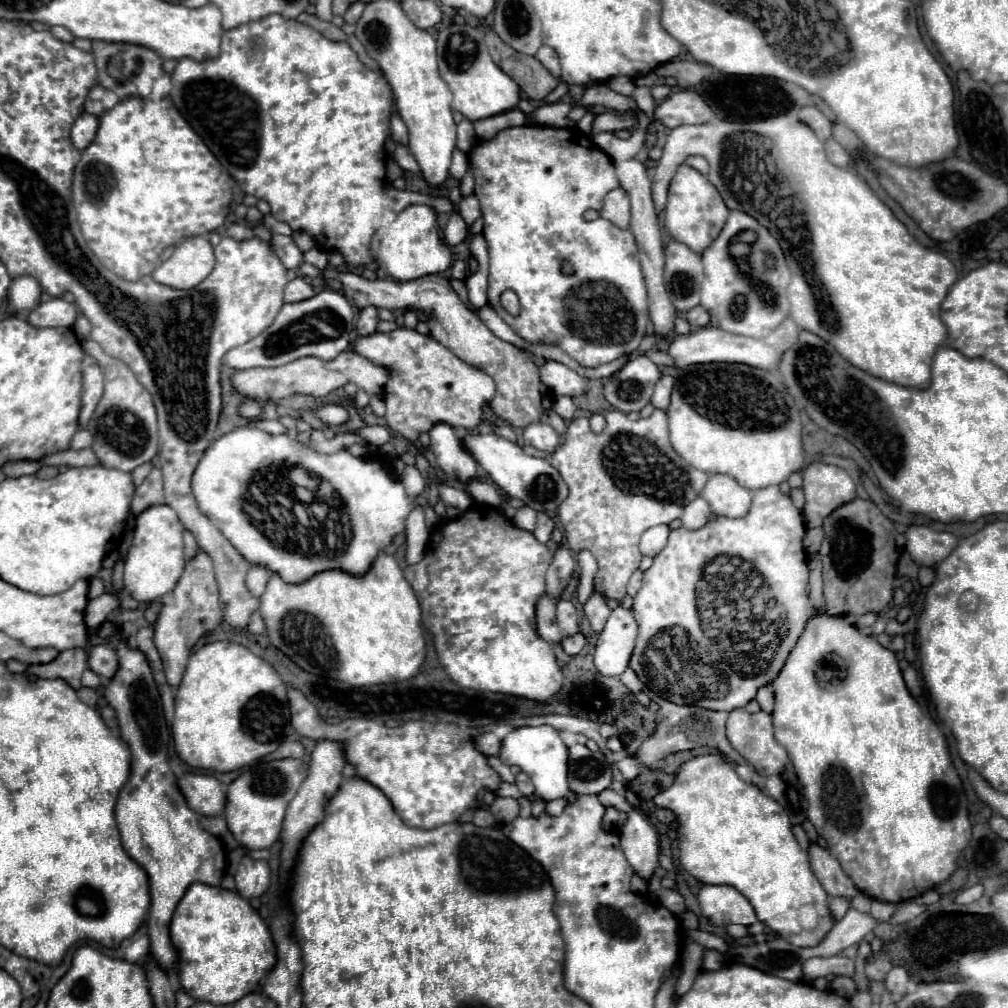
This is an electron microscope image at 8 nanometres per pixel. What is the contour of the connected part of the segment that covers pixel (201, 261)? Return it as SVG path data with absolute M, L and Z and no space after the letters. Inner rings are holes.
M192 236L174 248L174 254L162 262L152 278L170 288L194 288L214 268L214 252L204 236Z

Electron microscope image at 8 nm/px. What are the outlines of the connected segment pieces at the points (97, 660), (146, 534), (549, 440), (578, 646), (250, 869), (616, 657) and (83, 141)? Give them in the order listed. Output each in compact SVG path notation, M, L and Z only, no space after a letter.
M96 644L88 652L88 668L98 676L112 678L118 670L118 656L110 644Z
M168 504L150 506L136 516L134 540L128 548L124 562L124 588L130 590L130 594L138 602L150 604L176 586L186 564L182 532L184 526L178 520L178 514Z
M534 422L524 428L524 444L534 446L546 454L552 454L560 444L560 436L556 434L556 430L552 426Z
M578 632L574 636L568 636L568 638L562 640L562 648L566 650L566 654L572 654L572 656L576 656L584 648L584 644L586 644L586 638L584 638L582 632Z
M244 856L236 872L236 890L244 898L262 896L270 888L270 868L264 860Z
M618 606L612 610L604 630L598 636L594 666L604 676L620 676L628 668L630 654L636 642L638 622L632 612Z
M80 114L80 118L74 122L72 126L72 132L70 132L70 138L72 138L72 144L78 148L78 150L84 150L96 136L96 130L98 130L98 118L92 116L92 114Z

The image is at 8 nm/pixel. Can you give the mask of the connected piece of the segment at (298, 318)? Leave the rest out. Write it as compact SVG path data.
M324 288L316 296L292 304L284 304L274 322L256 338L244 346L232 348L224 356L224 366L246 370L246 368L274 368L288 364L304 356L316 356L320 360L334 360L350 344L350 332L354 328L354 306L338 292Z

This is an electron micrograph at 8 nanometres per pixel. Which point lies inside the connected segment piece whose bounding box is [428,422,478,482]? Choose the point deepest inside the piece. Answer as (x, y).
(445, 443)

